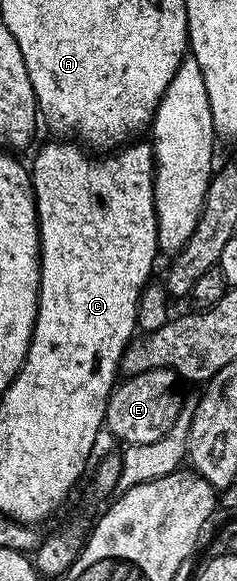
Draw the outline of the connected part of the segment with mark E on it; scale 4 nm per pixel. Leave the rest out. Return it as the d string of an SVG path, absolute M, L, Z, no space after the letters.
M148 370L136 374L134 378L125 378L109 395L105 409L105 426L125 444L151 444L159 436L167 436L167 430L175 424L183 390L177 387L179 375L173 370Z

